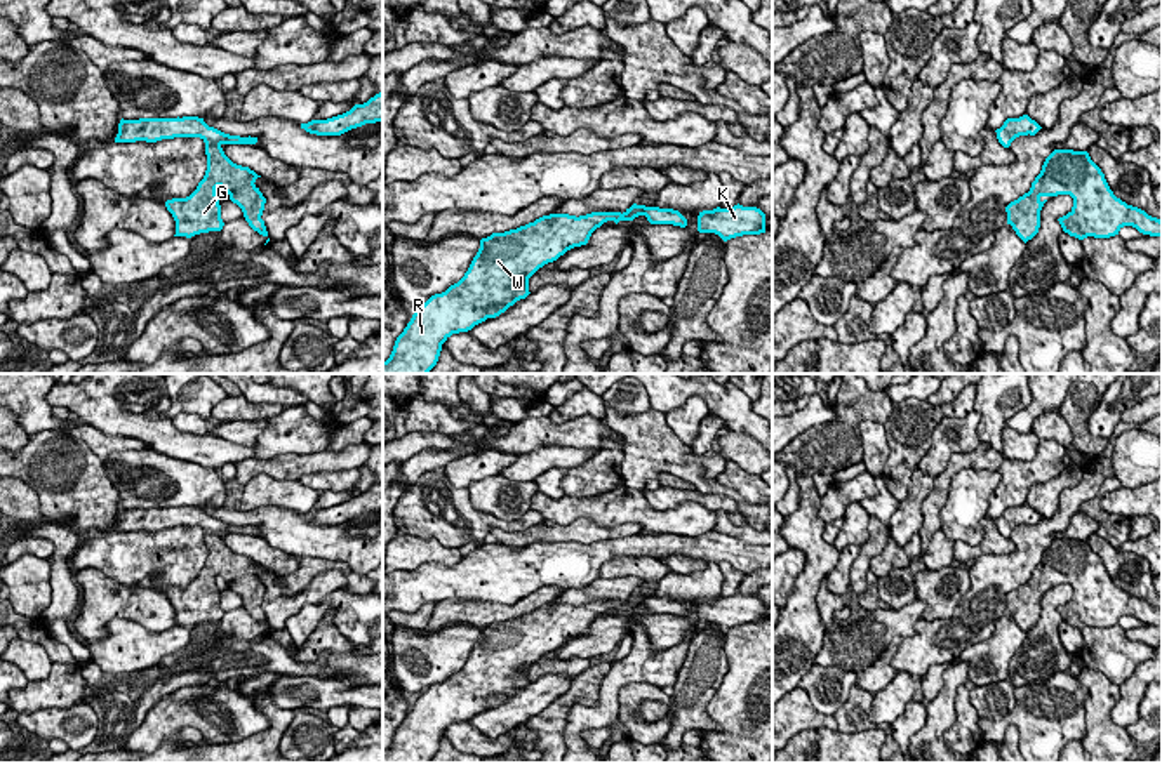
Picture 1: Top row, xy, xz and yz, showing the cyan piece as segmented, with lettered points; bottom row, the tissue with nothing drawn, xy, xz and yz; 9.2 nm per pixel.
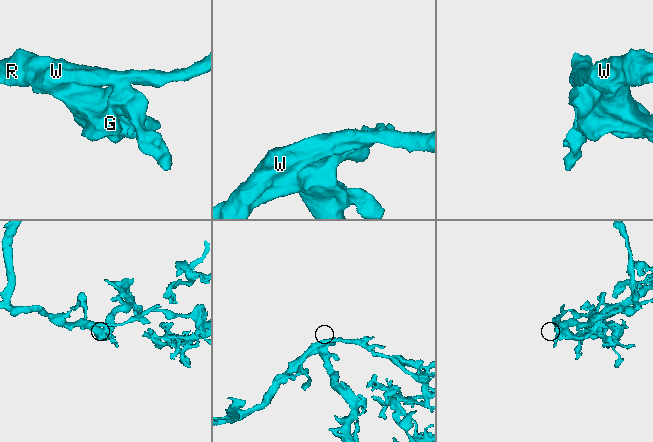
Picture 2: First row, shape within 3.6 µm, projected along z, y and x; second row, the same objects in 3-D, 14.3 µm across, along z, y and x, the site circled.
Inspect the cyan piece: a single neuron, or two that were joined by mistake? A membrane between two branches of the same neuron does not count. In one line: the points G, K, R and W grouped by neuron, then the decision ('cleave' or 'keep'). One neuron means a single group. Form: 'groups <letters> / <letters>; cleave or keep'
groups G K R W; keep

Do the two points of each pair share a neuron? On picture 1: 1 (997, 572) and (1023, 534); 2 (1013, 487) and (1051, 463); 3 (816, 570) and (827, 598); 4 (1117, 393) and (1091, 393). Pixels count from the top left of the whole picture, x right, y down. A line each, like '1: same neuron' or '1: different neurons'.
1: same neuron
2: same neuron
3: different neurons
4: different neurons

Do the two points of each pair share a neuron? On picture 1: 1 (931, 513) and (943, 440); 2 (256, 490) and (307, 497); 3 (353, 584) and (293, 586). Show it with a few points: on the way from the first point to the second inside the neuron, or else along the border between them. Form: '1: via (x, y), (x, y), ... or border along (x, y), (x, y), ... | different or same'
1: border along (973, 451), (954, 454), (934, 477) | different
2: via (268, 492), (294, 496) | same
3: via (343, 569), (340, 565), (313, 565), (308, 570) | same

